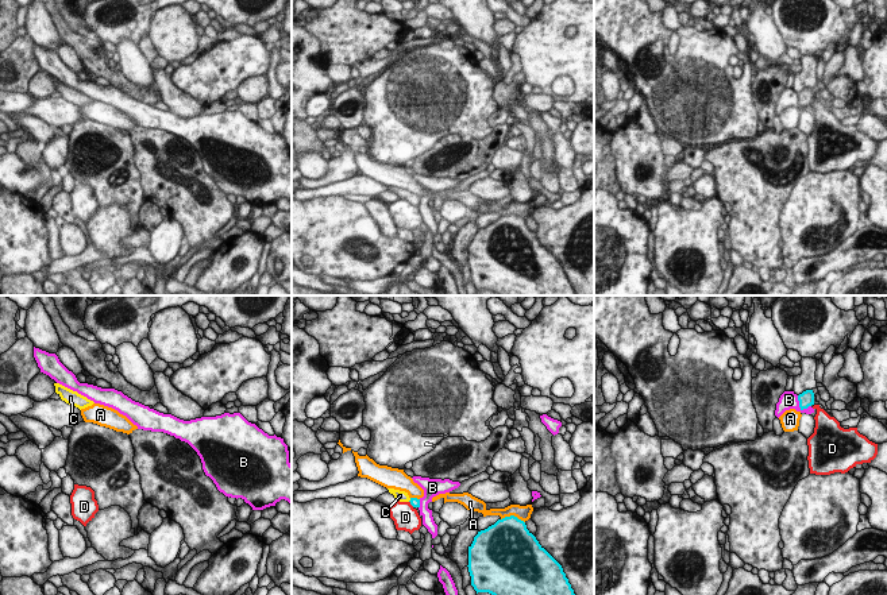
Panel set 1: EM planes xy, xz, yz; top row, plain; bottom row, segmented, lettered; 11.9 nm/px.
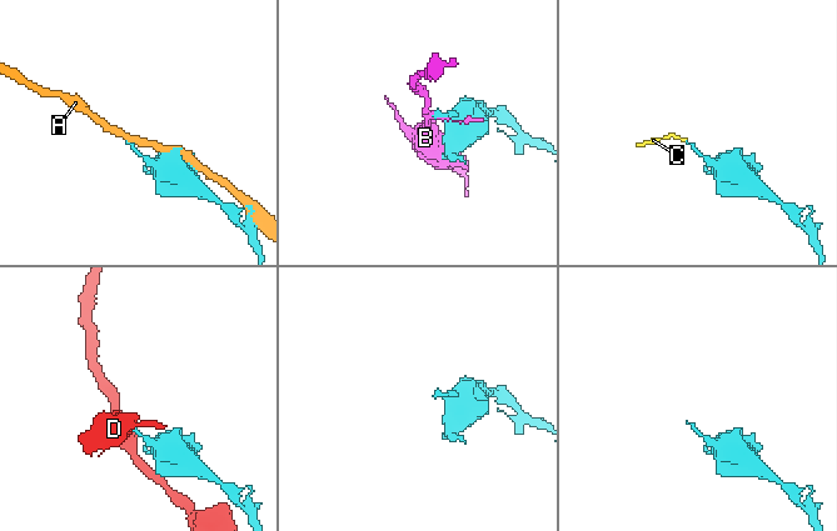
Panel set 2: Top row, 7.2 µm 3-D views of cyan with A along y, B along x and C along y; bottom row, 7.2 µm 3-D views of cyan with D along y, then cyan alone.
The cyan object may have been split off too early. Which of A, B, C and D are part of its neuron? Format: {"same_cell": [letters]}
{"same_cell": ["C"]}

